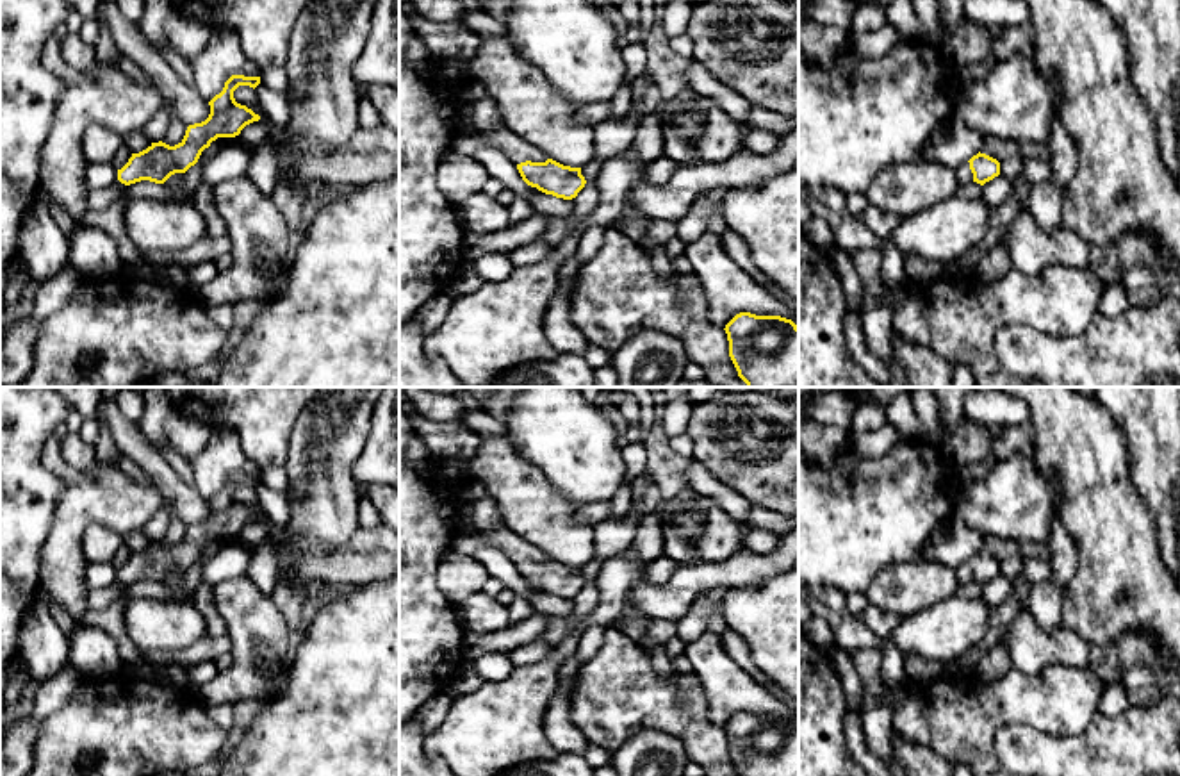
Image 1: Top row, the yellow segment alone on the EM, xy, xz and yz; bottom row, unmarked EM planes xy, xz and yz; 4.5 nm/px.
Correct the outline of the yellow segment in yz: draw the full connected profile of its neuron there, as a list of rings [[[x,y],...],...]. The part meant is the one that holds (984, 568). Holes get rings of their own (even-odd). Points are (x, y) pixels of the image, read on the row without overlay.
[[[980,551],[955,569],[959,585],[966,585],[970,582],[984,585],[986,582],[993,580],[998,574],[1000,562]]]

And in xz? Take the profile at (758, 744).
[[[740,712],[724,730],[738,776],[799,776],[799,726],[791,719]]]

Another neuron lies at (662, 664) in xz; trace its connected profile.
[[[654,646],[649,649],[651,664],[660,678],[670,678],[674,674],[672,660],[668,658],[665,646]]]

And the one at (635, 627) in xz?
[[[626,612],[620,619],[619,619],[619,630],[629,637],[631,640],[635,640],[636,644],[645,644],[647,642],[647,635],[649,635],[649,626],[651,626],[652,619],[645,617],[645,615],[636,615],[636,614],[629,614]]]

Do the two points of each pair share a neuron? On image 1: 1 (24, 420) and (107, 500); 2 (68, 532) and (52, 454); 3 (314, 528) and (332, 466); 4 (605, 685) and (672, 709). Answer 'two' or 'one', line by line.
1: two
2: one
3: one
4: one

